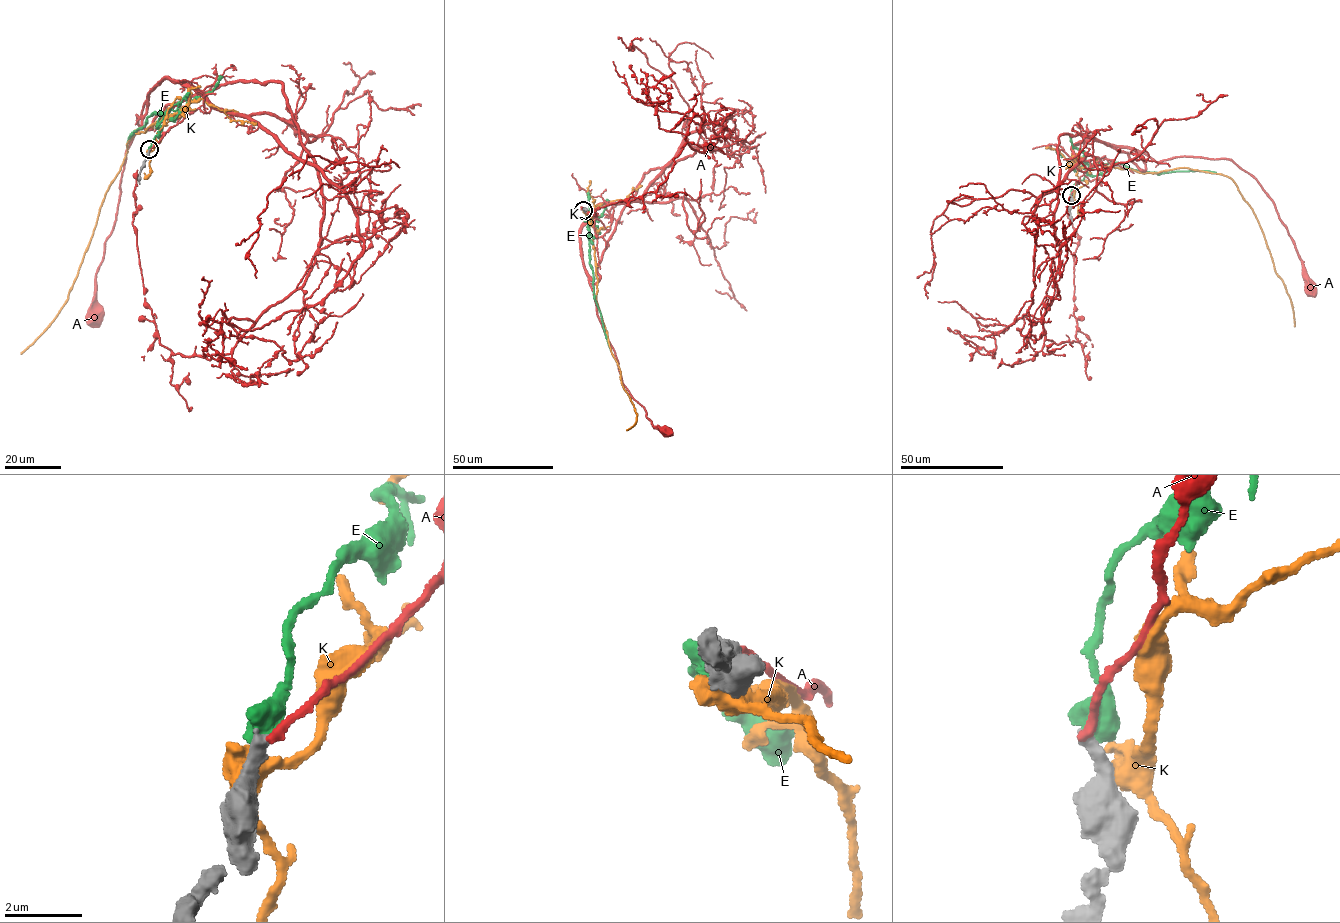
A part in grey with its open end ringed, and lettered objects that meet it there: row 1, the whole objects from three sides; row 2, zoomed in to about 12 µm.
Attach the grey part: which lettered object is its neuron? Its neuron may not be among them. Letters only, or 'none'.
none

